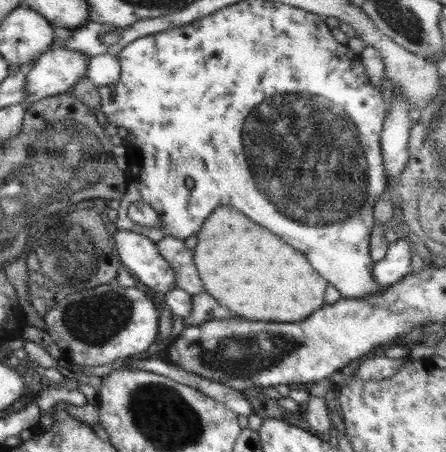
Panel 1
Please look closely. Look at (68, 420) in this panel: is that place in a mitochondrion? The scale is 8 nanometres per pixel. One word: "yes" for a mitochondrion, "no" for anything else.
no

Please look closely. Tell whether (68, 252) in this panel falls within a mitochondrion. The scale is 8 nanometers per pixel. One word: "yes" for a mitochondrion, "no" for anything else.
yes

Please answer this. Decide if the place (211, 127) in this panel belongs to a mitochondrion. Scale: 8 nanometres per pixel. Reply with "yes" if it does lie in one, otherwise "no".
no

